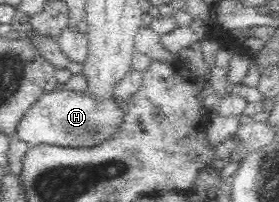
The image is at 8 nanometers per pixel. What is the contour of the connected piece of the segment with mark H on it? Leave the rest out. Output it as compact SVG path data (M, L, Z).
M62 88L51 90L28 110L20 120L16 132L20 140L32 147L52 145L60 147L92 147L100 146L110 140L126 119L127 112L116 102L114 96L96 100L87 89L71 92Z

